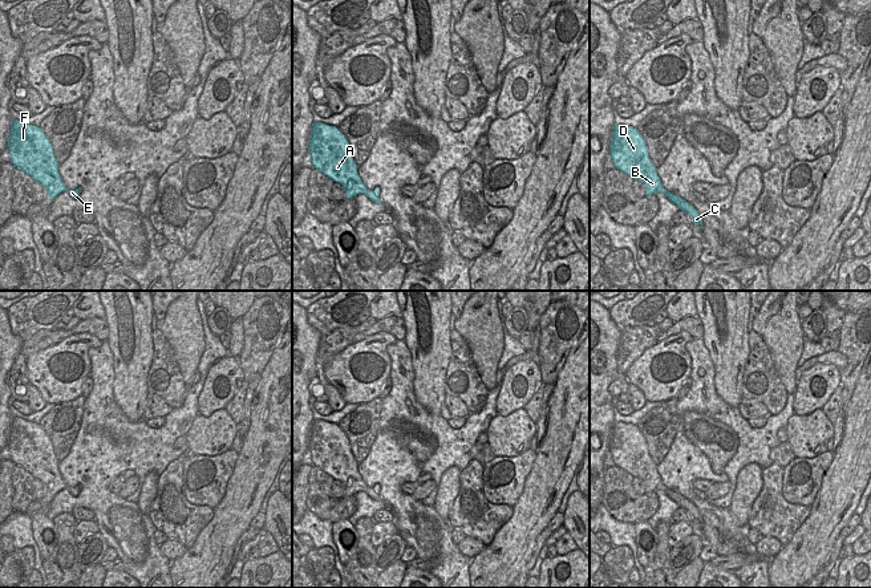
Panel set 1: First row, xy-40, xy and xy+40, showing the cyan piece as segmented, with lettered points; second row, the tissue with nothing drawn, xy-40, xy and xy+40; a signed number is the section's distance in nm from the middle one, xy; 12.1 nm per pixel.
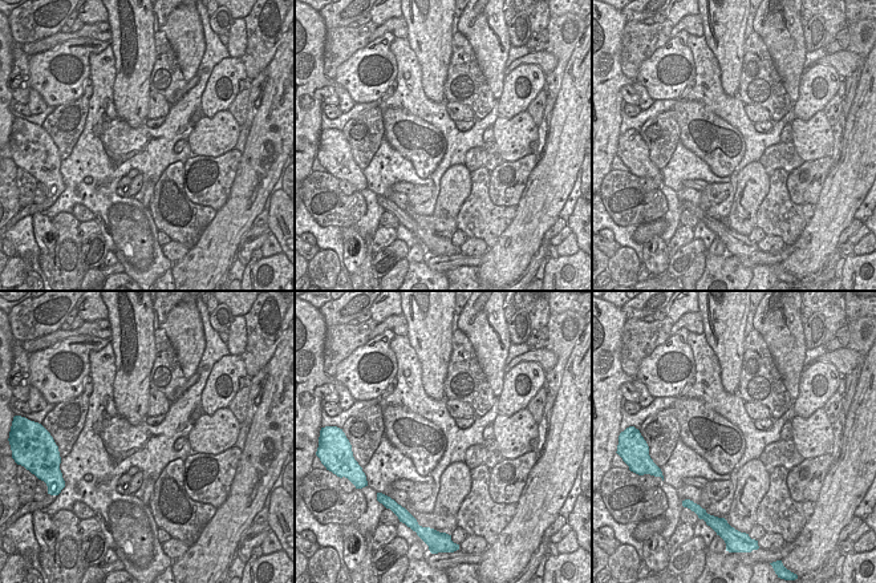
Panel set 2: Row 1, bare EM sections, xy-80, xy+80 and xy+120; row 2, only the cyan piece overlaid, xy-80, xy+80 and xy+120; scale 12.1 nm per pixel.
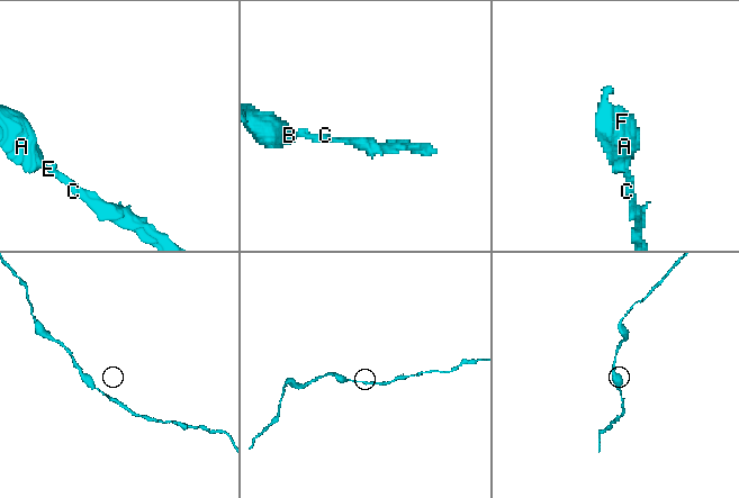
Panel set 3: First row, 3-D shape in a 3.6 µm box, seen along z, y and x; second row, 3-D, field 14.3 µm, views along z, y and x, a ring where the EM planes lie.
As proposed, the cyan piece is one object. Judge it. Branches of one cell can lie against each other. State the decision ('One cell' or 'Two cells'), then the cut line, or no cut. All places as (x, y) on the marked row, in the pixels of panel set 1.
One cell. No split.

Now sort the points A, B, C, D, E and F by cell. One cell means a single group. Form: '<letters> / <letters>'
A B C D E F

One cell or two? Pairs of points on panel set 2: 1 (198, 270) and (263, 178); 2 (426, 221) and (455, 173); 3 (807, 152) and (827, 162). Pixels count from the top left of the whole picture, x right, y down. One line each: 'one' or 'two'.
1: one
2: two
3: two

